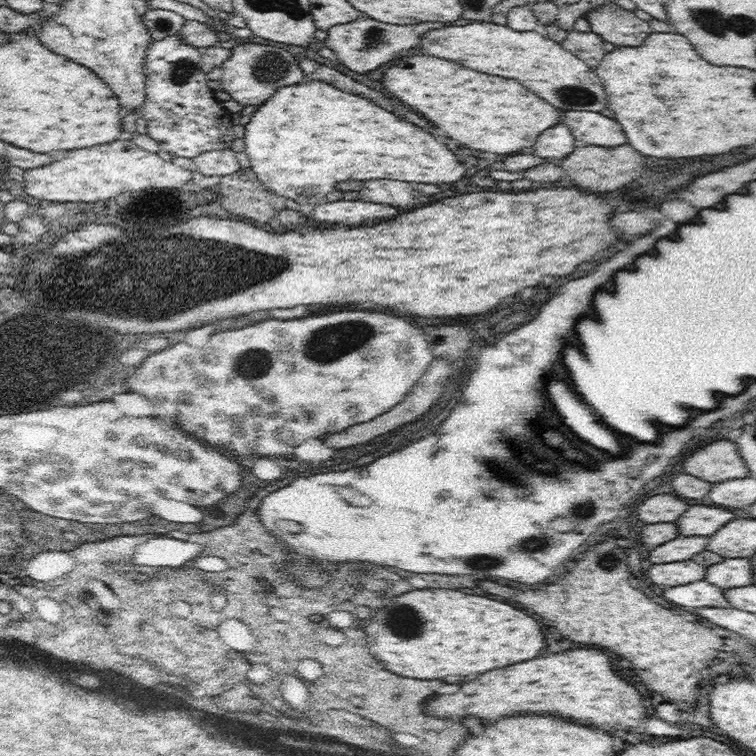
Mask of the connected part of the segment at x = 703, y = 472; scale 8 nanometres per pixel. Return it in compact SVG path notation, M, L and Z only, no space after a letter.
M728 439L716 440L696 451L686 458L683 470L712 484L748 476L748 468L738 456L736 443Z

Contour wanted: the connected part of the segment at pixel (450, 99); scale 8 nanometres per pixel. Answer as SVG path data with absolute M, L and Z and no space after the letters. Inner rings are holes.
M410 56L404 60L398 60L396 66L392 66L384 76L384 86L398 96L408 106L416 108L420 114L424 114L432 124L442 128L450 138L456 142L472 148L472 150L484 150L484 152L496 152L496 154L514 154L522 148L532 148L536 144L536 138L546 128L560 122L560 110L546 100L538 98L534 92L528 92L512 78L502 76L488 76L484 72L476 72L472 68L460 66L452 60L442 60L436 56Z

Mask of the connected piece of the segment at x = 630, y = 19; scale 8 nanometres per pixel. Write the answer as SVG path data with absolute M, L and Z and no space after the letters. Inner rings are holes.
M616 2L592 8L588 22L604 42L611 42L616 47L640 46L652 33L648 21L636 17L634 11L625 10Z

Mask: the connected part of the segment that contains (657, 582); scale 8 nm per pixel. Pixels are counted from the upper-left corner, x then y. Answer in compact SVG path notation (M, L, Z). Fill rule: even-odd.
M692 560L684 562L670 562L670 564L654 564L648 570L648 580L651 587L662 592L662 586L672 587L678 584L690 584L691 582L705 578L707 569Z

